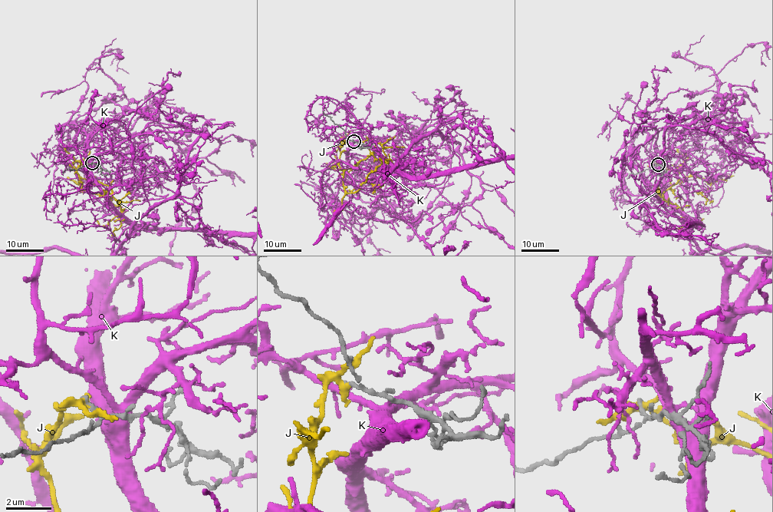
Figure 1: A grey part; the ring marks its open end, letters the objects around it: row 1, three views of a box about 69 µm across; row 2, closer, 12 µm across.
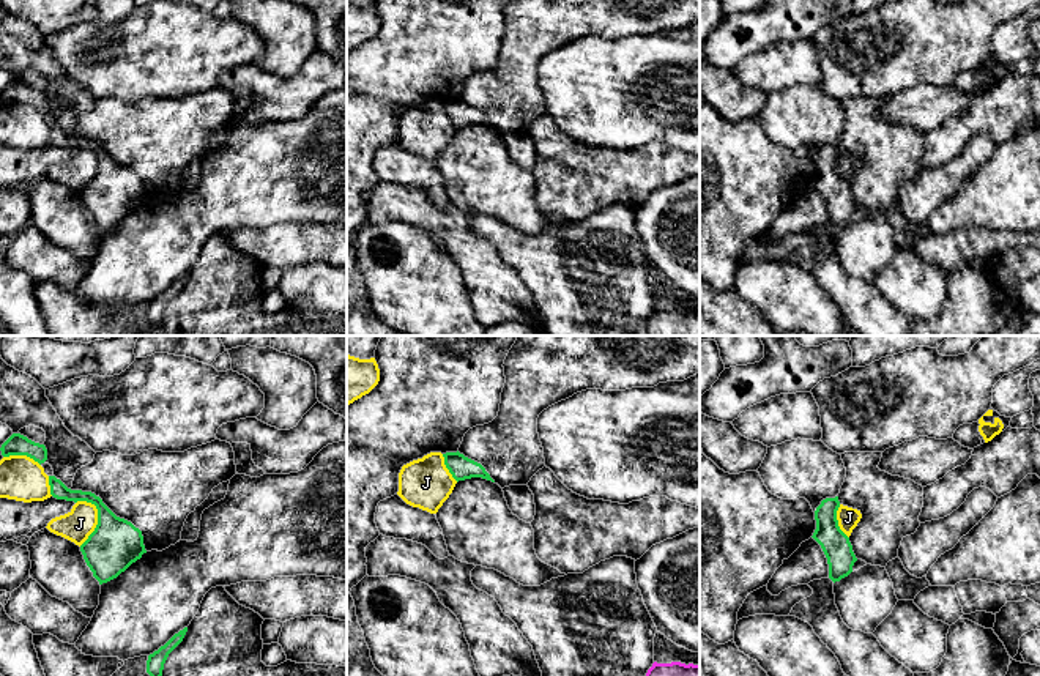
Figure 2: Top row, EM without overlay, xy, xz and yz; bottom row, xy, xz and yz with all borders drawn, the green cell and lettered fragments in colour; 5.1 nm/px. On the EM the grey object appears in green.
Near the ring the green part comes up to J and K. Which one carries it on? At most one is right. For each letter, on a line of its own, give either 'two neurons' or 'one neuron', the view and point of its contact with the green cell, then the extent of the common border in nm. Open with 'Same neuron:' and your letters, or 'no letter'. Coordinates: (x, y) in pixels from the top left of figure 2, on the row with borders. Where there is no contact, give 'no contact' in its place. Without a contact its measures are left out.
Same neuron: K
J: two neurons; contact xy (98, 522); length 240 nm
K: one neuron; no contact

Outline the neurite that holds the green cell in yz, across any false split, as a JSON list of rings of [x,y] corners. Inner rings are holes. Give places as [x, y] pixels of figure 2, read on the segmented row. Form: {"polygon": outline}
{"polygon": [[[838,496],[821,501],[815,511],[816,529],[812,536],[821,545],[827,558],[829,578],[834,583],[848,577],[857,561],[849,537],[838,526],[838,507]]]}

